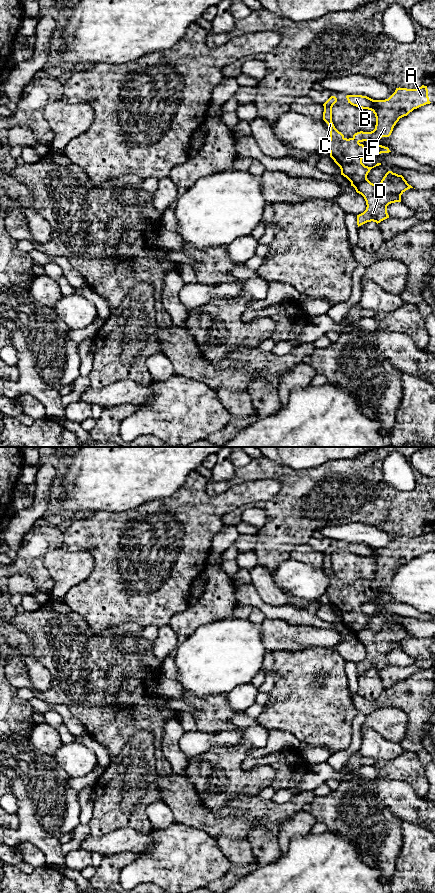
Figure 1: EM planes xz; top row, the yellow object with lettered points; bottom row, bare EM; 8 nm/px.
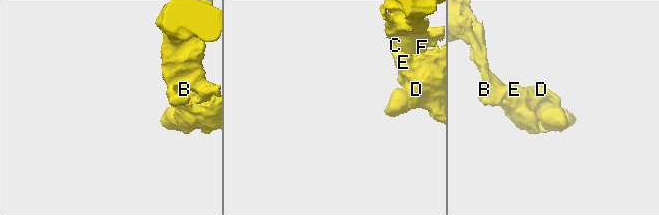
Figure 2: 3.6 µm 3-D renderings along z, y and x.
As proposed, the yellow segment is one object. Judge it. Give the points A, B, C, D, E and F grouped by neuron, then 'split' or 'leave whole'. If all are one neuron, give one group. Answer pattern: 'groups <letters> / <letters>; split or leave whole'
groups A B C D E F; leave whole

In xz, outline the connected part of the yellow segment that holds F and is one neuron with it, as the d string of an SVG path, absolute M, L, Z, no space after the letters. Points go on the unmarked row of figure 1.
M422 533L422 534L421 534L421 535L419 535L419 536L416 536L416 537L407 537L407 536L400 536L400 535L399 535L399 536L396 536L396 538L395 538L395 540L394 540L394 541L393 541L393 542L392 542L392 543L391 543L391 544L390 544L390 545L389 545L389 546L388 546L388 547L385 547L385 548L373 548L373 547L371 547L371 546L369 546L369 545L367 545L367 544L362 544L362 543L347 543L347 544L346 544L346 546L347 546L347 548L348 548L348 551L350 551L350 552L351 552L351 553L353 553L353 554L356 554L356 555L358 555L358 556L362 556L362 557L368 557L368 558L371 558L371 559L372 559L372 560L373 560L373 561L374 561L374 562L375 562L375 565L376 565L376 573L375 573L375 577L374 577L374 578L373 578L373 579L371 579L371 580L363 580L363 579L360 579L360 580L357 580L357 581L355 581L355 582L354 582L354 583L353 583L353 585L352 585L352 586L349 586L349 587L347 587L347 586L345 586L345 585L344 585L344 583L343 583L343 582L342 582L342 581L341 581L341 580L339 580L339 579L338 579L338 578L337 578L337 577L336 577L336 576L335 576L335 574L334 574L334 572L333 572L333 570L332 570L332 555L333 555L333 553L334 553L334 552L335 552L335 551L336 551L336 550L337 550L337 546L336 546L336 545L335 545L335 544L331 544L331 545L330 545L330 546L329 546L329 547L328 547L328 548L327 548L327 549L326 549L326 550L325 550L325 551L324 551L324 552L323 552L323 554L324 554L324 560L323 560L323 568L324 568L324 569L325 569L325 570L326 570L326 571L327 571L327 572L328 572L328 575L329 575L329 576L330 576L330 588L329 588L329 589L328 589L328 591L327 591L327 593L326 593L326 594L327 594L327 595L328 595L328 597L329 597L329 599L330 599L330 605L331 605L331 606L332 606L332 607L333 607L333 608L334 608L334 610L335 610L335 611L336 611L336 612L337 612L337 613L338 613L338 614L339 614L339 615L340 615L340 617L341 617L341 623L343 623L343 624L344 624L344 625L346 625L346 626L347 626L347 627L348 627L348 628L349 628L349 629L350 629L350 630L351 630L351 634L353 634L353 635L354 635L354 636L355 636L355 638L356 638L356 640L357 640L357 641L359 641L359 642L361 642L361 643L362 643L362 644L363 644L363 645L364 645L364 647L365 647L365 649L366 649L366 653L367 653L367 655L366 655L366 658L365 658L365 659L364 659L364 660L363 660L363 661L361 661L361 662L359 662L359 663L357 663L357 673L358 673L358 675L359 675L359 674L361 674L361 673L363 673L363 672L365 672L365 671L367 671L367 670L371 670L371 669L373 669L373 670L376 670L376 671L377 671L377 672L378 672L378 671L380 671L380 670L381 670L381 669L383 669L383 668L385 668L385 667L387 667L387 666L389 666L389 663L388 663L388 661L387 661L387 654L388 654L388 653L389 653L389 652L391 652L391 651L395 651L395 650L401 650L401 643L402 643L402 642L403 642L403 641L404 641L404 640L405 640L405 639L406 639L406 638L408 638L408 637L410 637L410 636L413 636L413 635L412 635L412 634L411 634L411 633L409 633L409 632L408 632L408 631L407 631L407 629L406 629L406 628L405 628L405 627L404 627L404 625L403 625L403 624L402 624L402 623L398 623L398 622L396 622L396 621L393 621L393 620L392 620L392 619L388 619L388 620L387 620L387 621L386 621L386 622L385 622L385 624L384 624L384 625L383 625L383 627L382 627L382 628L381 628L381 630L380 630L380 631L378 631L378 632L377 632L377 633L375 633L375 632L373 632L373 631L371 631L371 630L370 630L370 629L369 629L369 628L368 628L368 627L367 627L367 623L368 623L368 621L369 621L369 620L370 620L370 618L371 618L371 617L372 617L372 616L374 616L374 615L376 615L376 614L379 614L379 613L381 613L381 611L377 611L377 612L376 612L376 613L375 613L375 614L373 614L373 615L368 615L368 614L365 614L365 613L364 613L364 612L363 612L363 611L362 611L362 607L363 607L363 605L364 605L364 604L366 604L366 603L368 603L368 601L367 601L367 599L366 599L366 597L365 597L365 595L364 595L364 593L363 593L363 592L362 592L362 590L363 590L363 589L371 589L371 590L374 590L374 591L376 591L376 590L377 590L377 589L378 589L378 588L380 588L380 587L381 587L381 586L382 586L382 585L389 585L389 584L390 584L390 583L391 583L391 581L392 581L392 579L393 579L393 576L394 576L394 574L395 574L395 573L396 573L396 571L397 571L397 570L398 570L398 569L399 569L399 567L400 567L400 566L402 566L402 565L404 565L404 564L407 564L407 563L408 563L408 562L409 562L409 561L410 561L410 560L412 560L412 559L413 559L413 558L414 558L414 557L417 557L417 556L419 556L419 555L421 555L421 554L424 554L424 553L426 553L426 552L430 552L430 551L431 551L431 550L430 550L430 549L429 549L429 545L428 545L428 537L427 537L427 534L424 534L424 533Z

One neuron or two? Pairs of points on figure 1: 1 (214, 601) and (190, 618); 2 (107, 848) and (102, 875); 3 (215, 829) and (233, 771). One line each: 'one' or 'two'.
1: one
2: two
3: two

